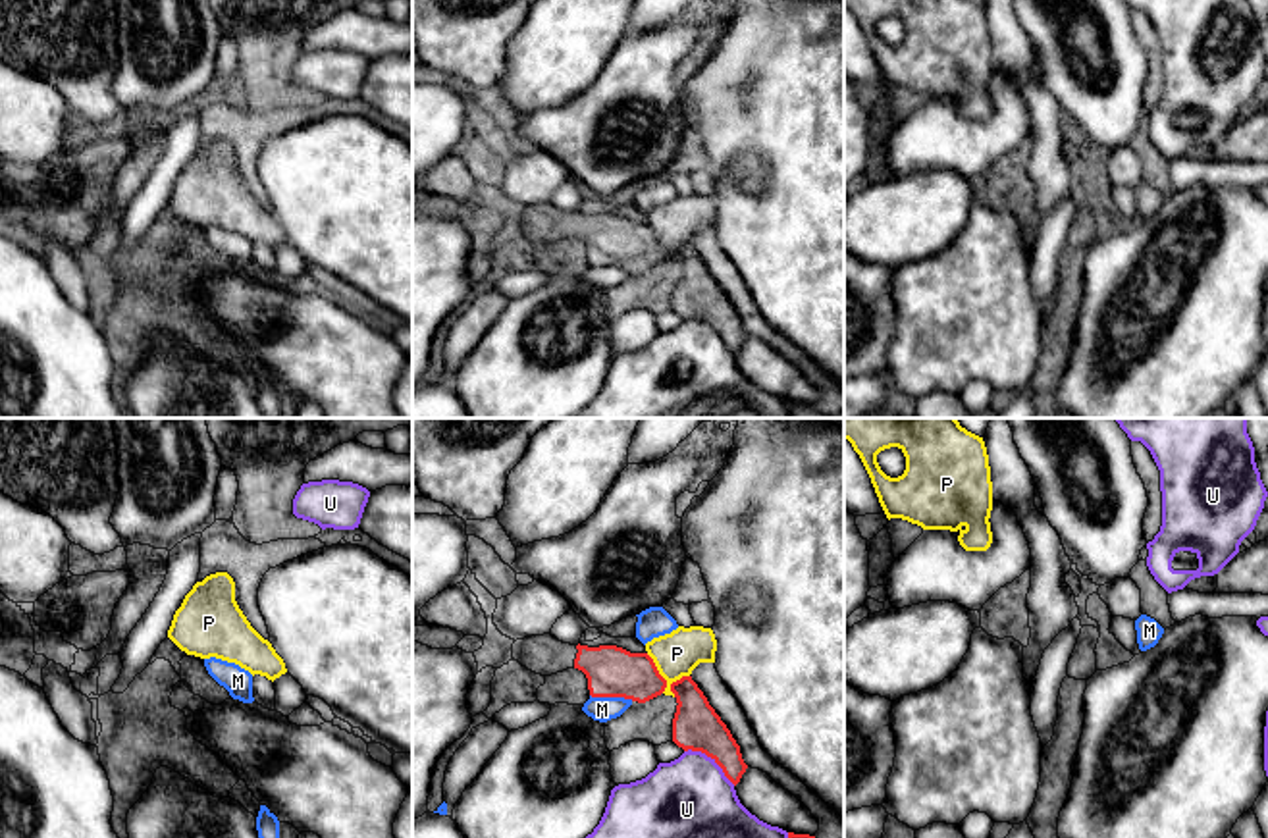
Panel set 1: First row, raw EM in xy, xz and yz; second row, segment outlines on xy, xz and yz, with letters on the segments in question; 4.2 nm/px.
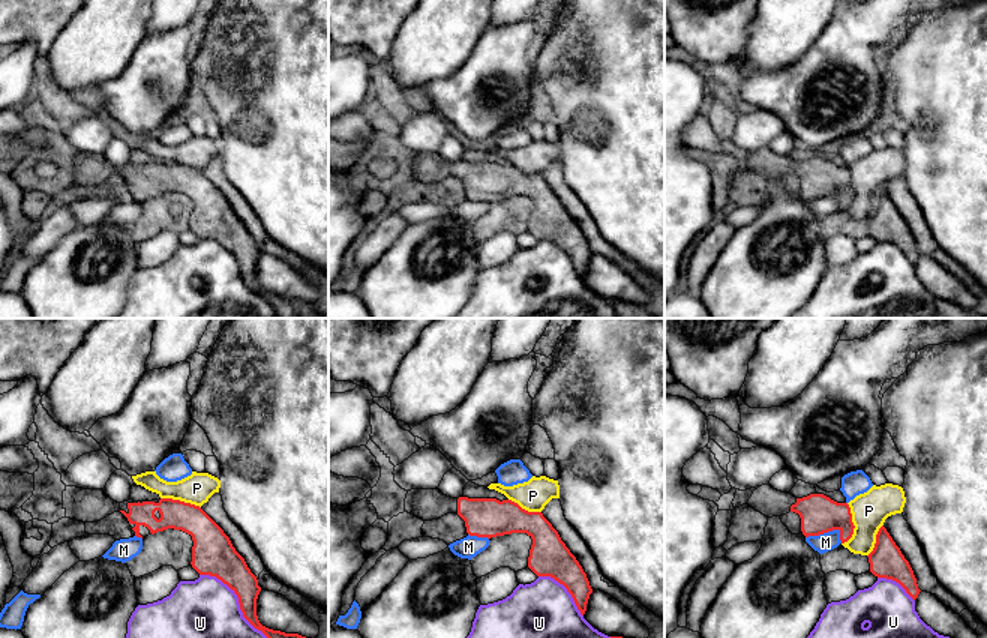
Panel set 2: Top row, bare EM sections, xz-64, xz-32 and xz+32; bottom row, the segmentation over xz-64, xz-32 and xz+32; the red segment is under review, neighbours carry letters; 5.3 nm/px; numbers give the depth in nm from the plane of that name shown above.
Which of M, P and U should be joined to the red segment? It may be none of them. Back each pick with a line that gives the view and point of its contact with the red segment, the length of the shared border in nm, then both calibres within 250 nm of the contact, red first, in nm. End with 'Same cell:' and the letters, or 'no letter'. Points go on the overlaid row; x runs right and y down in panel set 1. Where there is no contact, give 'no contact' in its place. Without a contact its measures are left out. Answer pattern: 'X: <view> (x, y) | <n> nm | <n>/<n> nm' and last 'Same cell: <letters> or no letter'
Same cell: no letter

